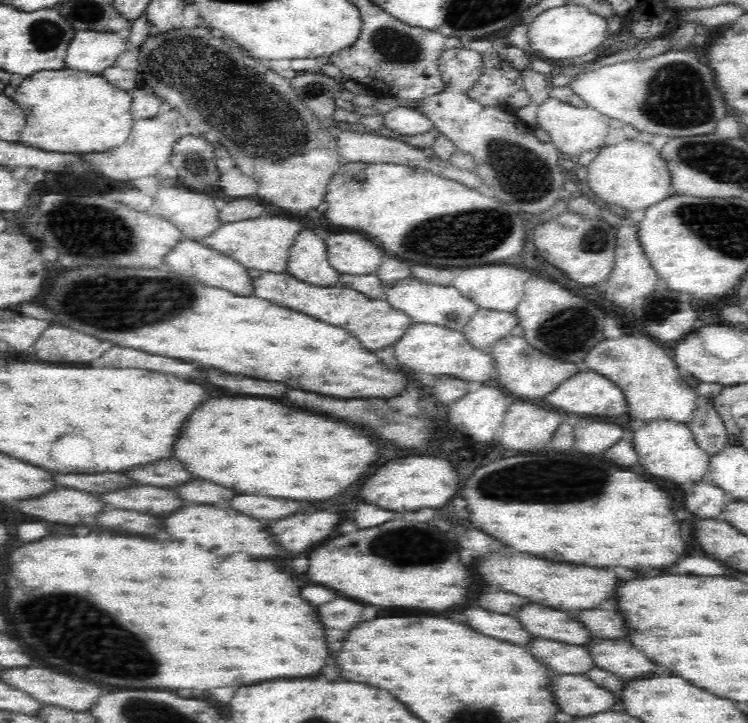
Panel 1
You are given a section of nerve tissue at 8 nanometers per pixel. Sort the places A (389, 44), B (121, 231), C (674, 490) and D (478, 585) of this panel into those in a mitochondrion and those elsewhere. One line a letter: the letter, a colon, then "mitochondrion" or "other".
A: mitochondrion
B: mitochondrion
C: other
D: other

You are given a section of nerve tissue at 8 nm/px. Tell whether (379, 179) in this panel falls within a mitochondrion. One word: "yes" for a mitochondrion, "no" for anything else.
no

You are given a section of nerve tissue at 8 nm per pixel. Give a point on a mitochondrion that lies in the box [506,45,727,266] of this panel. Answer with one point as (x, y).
(675, 96)

